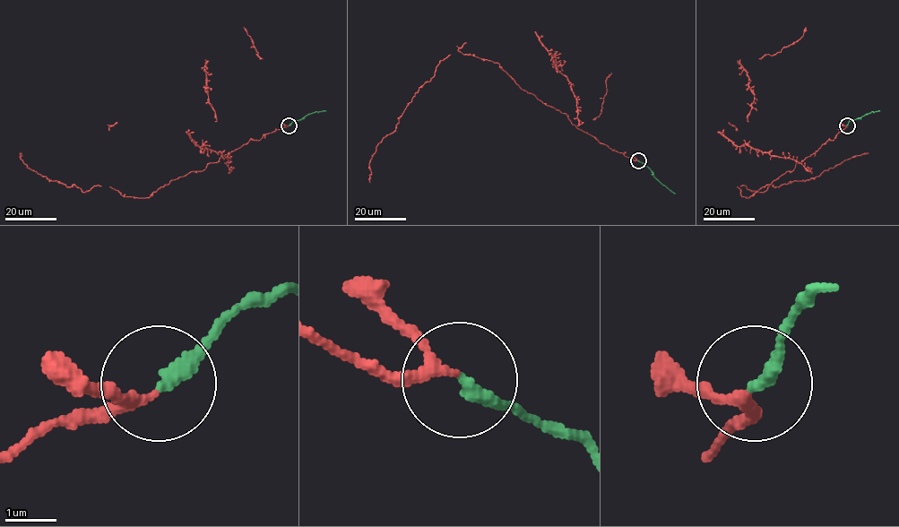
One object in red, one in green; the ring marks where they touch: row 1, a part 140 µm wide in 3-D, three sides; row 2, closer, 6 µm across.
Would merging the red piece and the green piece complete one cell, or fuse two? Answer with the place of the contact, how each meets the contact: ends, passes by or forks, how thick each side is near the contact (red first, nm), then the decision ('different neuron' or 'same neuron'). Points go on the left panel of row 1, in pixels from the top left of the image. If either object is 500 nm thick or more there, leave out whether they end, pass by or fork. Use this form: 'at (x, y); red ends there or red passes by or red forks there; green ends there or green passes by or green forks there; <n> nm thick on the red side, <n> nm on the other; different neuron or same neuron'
at (289, 125); red passes by; green ends there; 170 nm thick on the red side, 280 nm on the other; same neuron

